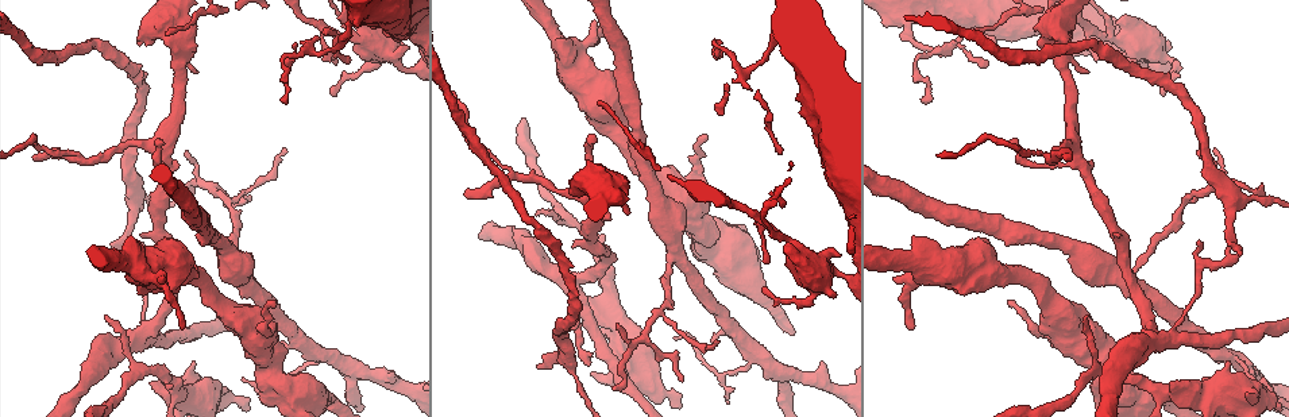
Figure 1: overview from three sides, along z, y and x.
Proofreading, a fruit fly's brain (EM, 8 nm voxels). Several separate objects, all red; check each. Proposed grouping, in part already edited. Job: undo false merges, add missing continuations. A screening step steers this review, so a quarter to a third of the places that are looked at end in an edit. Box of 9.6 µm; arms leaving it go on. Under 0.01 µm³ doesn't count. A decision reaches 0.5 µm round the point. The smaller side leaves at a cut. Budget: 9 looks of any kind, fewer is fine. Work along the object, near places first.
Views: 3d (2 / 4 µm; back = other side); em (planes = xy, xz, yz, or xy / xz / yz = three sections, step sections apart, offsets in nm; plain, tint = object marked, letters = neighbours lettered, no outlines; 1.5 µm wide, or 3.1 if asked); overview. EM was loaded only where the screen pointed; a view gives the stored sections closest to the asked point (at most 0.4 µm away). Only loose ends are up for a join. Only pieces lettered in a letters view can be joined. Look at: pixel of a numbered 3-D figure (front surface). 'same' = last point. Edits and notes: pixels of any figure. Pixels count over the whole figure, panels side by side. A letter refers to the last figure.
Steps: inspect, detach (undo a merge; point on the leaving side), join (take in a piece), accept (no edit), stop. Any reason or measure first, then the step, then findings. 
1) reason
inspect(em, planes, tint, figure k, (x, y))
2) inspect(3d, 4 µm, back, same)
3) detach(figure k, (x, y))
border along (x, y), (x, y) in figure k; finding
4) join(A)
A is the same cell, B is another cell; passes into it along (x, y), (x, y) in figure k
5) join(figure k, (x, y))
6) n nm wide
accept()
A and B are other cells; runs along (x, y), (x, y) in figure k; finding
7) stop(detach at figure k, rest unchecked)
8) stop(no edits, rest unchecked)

tapers out
inspect(3d, 4 µm, back, figure 1, (1196, 243))

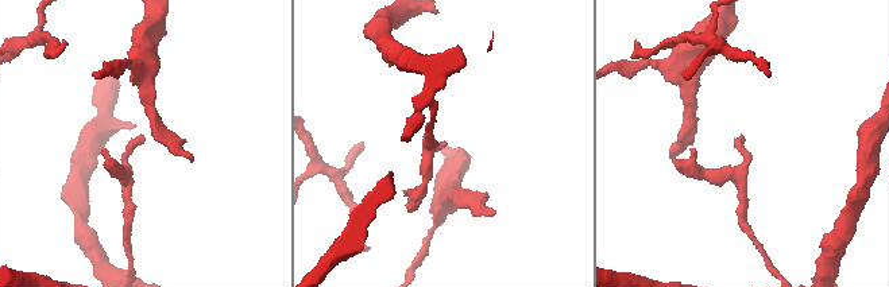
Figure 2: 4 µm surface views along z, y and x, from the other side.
shape alone is not enough
inspect(em, planes, plain, figure 2, (145, 139))

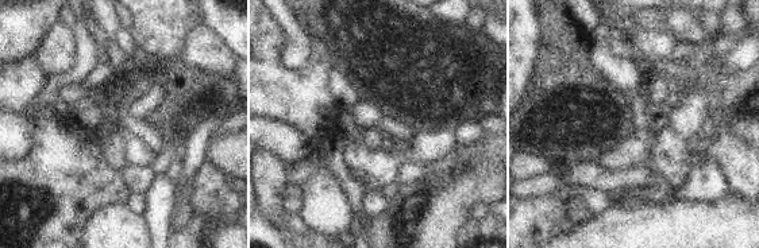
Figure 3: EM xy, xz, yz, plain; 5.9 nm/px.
what lies round it
inspect(em, planes, letters, same)

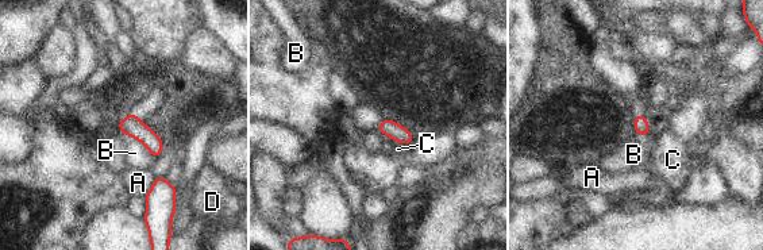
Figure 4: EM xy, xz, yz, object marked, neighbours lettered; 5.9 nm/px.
accept()
A, B, C and D are other cells; border along (123, 134), (137, 138), (155, 158) in figure 4; no lettered piece goes on from it

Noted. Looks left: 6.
tapers out
inspect(em, planes, letters, figure 1, (243, 380))

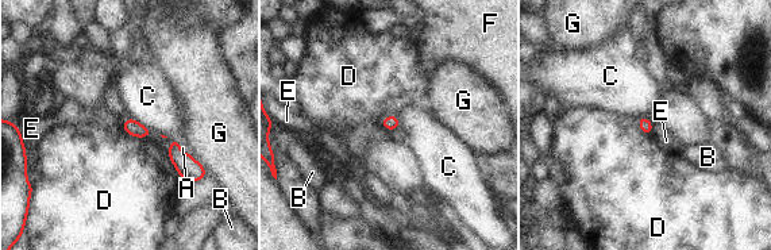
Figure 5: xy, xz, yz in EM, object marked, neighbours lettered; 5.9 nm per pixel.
accept()
A, B, C, D, E, F and G are other cells; border along (654, 124), (650, 133) in figure 5; no lettered piece goes on from it

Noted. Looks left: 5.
free end
inspect(3d, 4 µm, figure 1, (593, 371))

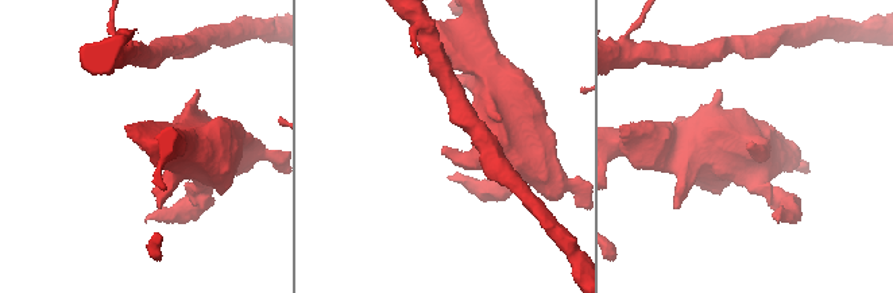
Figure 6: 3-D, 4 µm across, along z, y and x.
inspect(em, xz, step 8, letters, figure 6, (749, 149))

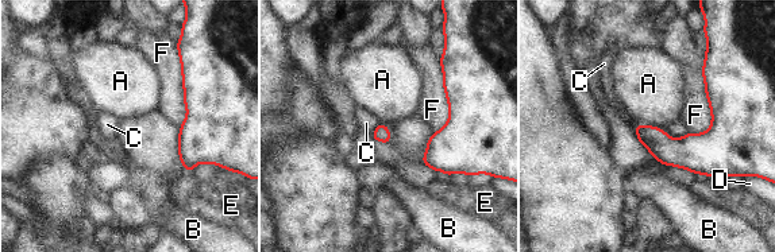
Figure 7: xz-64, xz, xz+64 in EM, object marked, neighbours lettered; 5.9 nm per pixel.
accept()
A, B, C, D, E and F are other cells; no lettered piece goes on from it

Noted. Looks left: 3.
thin end
inspect(em, planes, letters, figure 1, (601, 102))

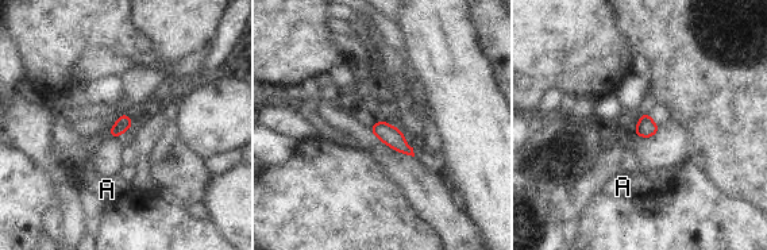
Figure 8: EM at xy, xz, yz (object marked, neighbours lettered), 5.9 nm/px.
join(A)
A is the same cell; passes into it along (124, 122), (110, 133), (93, 142) in figure 8; the cell continues

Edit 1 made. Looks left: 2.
stop(join at figure 8, rest unchecked)

